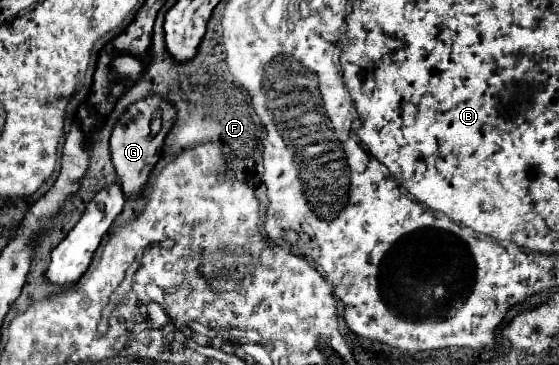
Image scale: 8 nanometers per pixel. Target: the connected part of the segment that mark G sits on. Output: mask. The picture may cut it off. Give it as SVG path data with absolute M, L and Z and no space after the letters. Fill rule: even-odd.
M148 97L148 99L142 99L138 103L130 105L128 111L118 119L118 123L112 131L112 137L110 137L110 153L112 153L112 163L114 163L114 169L118 175L118 183L124 191L126 199L138 197L142 193L142 189L146 187L148 175L160 159L162 143L174 123L174 117L176 117L176 109L170 103L166 103L160 97ZM158 109L162 111L162 129L156 137L150 137L150 123L152 123L152 117Z

